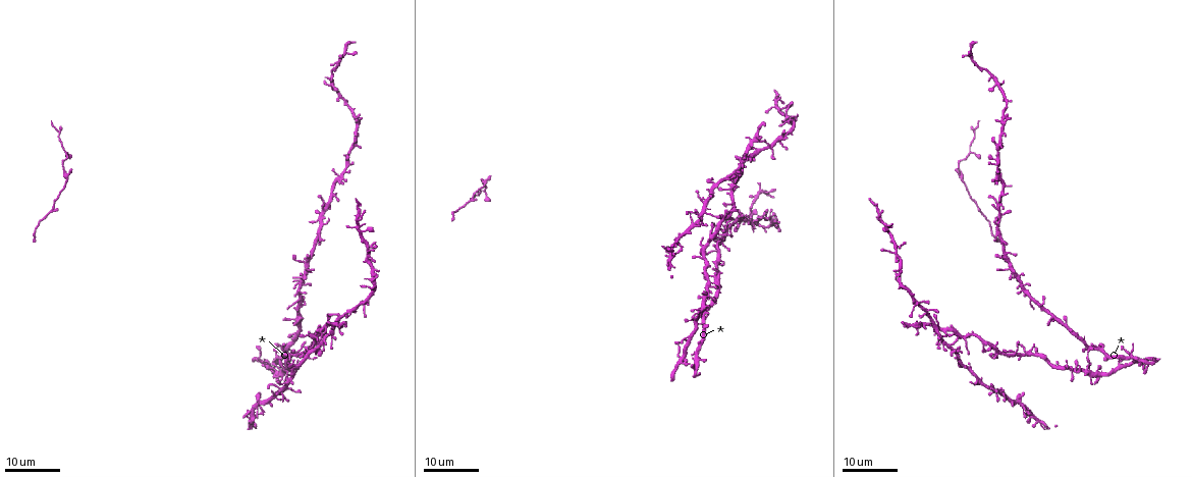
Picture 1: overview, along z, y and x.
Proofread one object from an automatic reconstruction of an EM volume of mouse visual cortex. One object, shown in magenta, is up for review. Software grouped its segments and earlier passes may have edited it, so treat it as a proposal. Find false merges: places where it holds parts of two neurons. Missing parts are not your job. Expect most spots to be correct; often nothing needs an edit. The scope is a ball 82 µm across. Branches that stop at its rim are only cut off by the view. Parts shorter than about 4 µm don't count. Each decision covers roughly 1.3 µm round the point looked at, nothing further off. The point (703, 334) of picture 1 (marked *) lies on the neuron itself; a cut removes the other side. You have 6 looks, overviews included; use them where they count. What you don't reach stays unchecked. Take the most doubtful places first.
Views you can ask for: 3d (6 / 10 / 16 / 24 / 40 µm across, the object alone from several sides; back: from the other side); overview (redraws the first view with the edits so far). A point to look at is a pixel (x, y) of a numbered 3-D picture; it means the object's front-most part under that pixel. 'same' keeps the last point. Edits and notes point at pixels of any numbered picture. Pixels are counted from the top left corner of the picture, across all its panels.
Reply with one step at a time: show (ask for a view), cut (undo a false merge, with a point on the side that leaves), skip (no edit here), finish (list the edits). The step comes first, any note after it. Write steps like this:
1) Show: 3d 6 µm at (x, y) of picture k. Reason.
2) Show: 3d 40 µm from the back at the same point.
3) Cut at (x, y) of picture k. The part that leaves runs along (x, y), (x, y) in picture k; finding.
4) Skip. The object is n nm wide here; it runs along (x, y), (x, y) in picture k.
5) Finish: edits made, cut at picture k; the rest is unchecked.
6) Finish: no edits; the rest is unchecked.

Show: 3d 16 µm at (745, 152) of picture 1. Four or more arms meet.

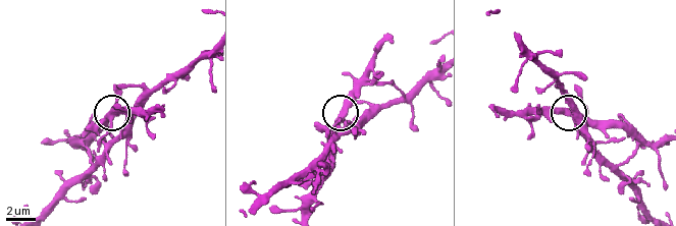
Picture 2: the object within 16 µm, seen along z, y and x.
Show: 3d 6 µm at (568, 114) of picture 2.

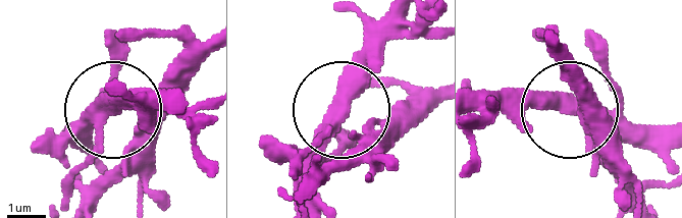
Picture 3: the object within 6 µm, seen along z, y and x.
Skip. The object is 350 nm wide here; continuous, no second neuron.

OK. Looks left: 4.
Show: 3d 24 µm at (1010, 261) of picture 1. Arms part here.

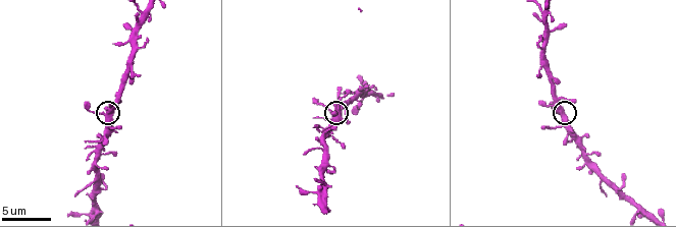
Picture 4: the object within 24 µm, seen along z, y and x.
Show: 3d 10 µm at (563, 114) of picture 4. Closer look.

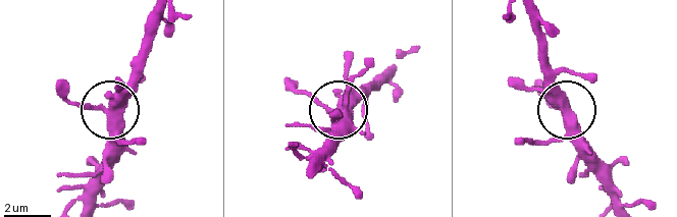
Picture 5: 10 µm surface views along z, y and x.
Skip. The side arm is 53 µm long; it runs along (621, 204), (608, 169), (541, 65) in picture 5; all the same neuron.

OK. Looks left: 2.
Show: 3d 16 µm at (66, 172) of picture 1. Calibre changes.

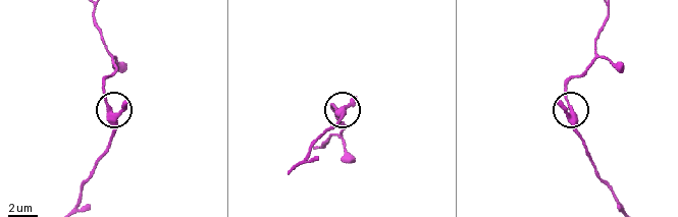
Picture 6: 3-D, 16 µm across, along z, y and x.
Show: 3d 6 µm at (107, 106) of picture 6.

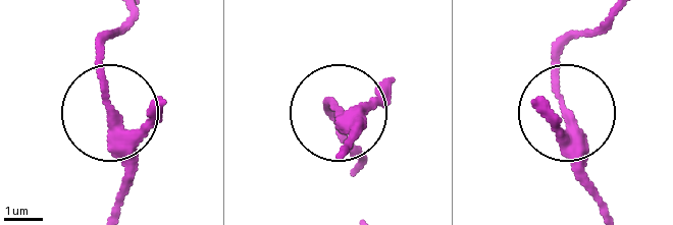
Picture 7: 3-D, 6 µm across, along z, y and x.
Skip. One neuron here.

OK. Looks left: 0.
Finish: no edits; the rest is unchecked.

